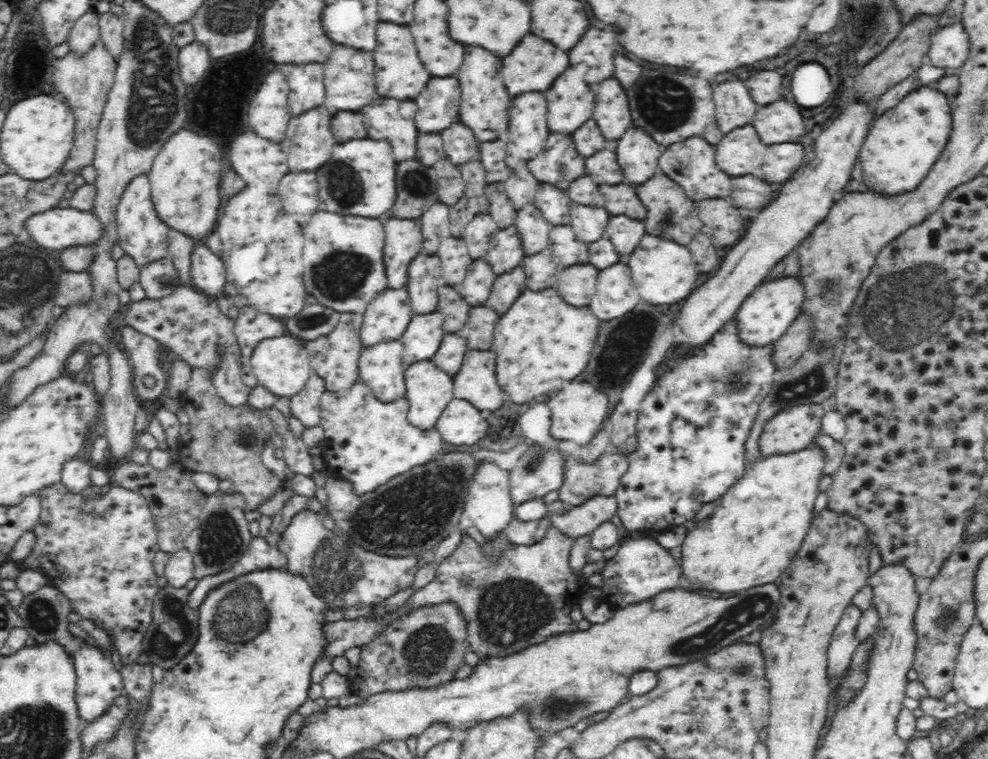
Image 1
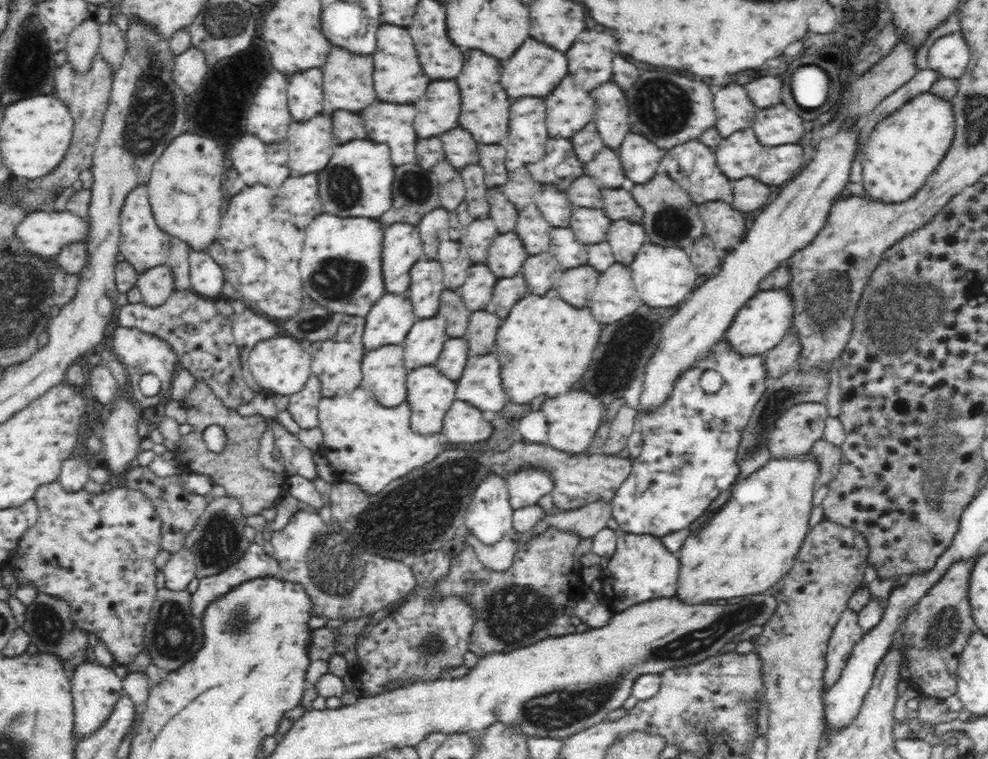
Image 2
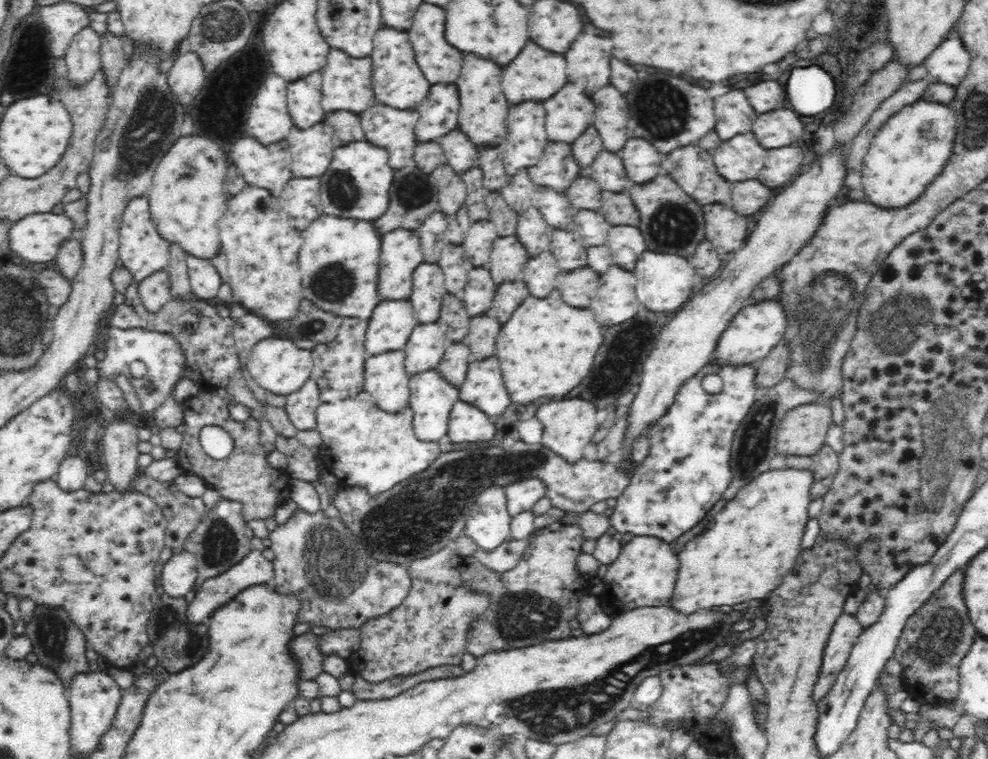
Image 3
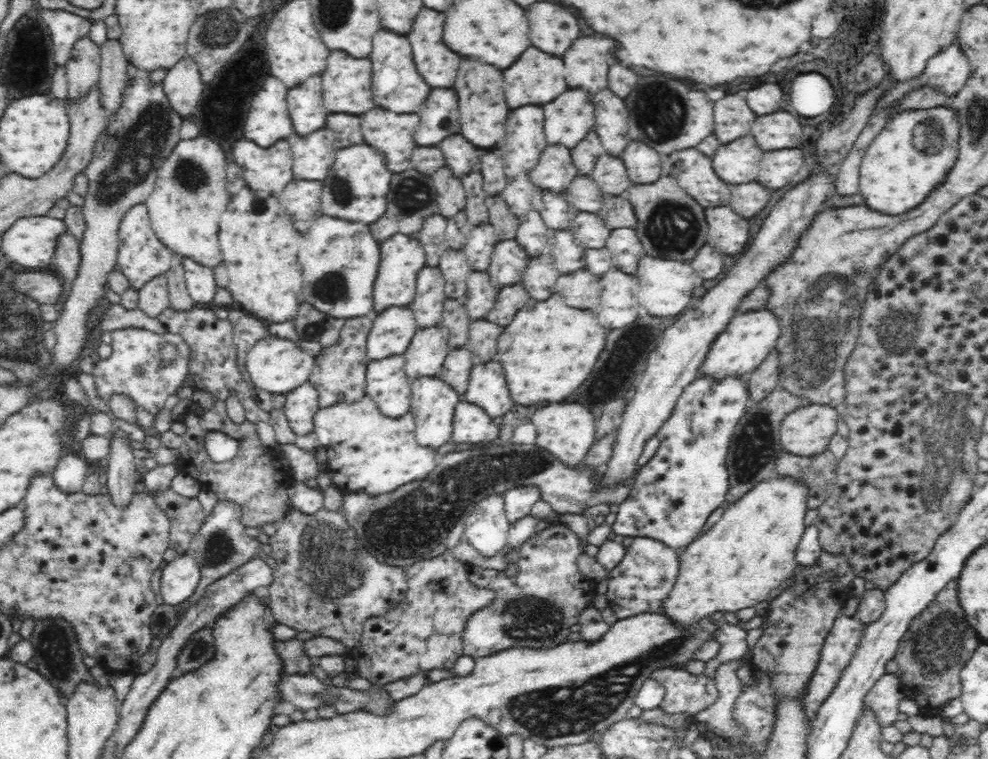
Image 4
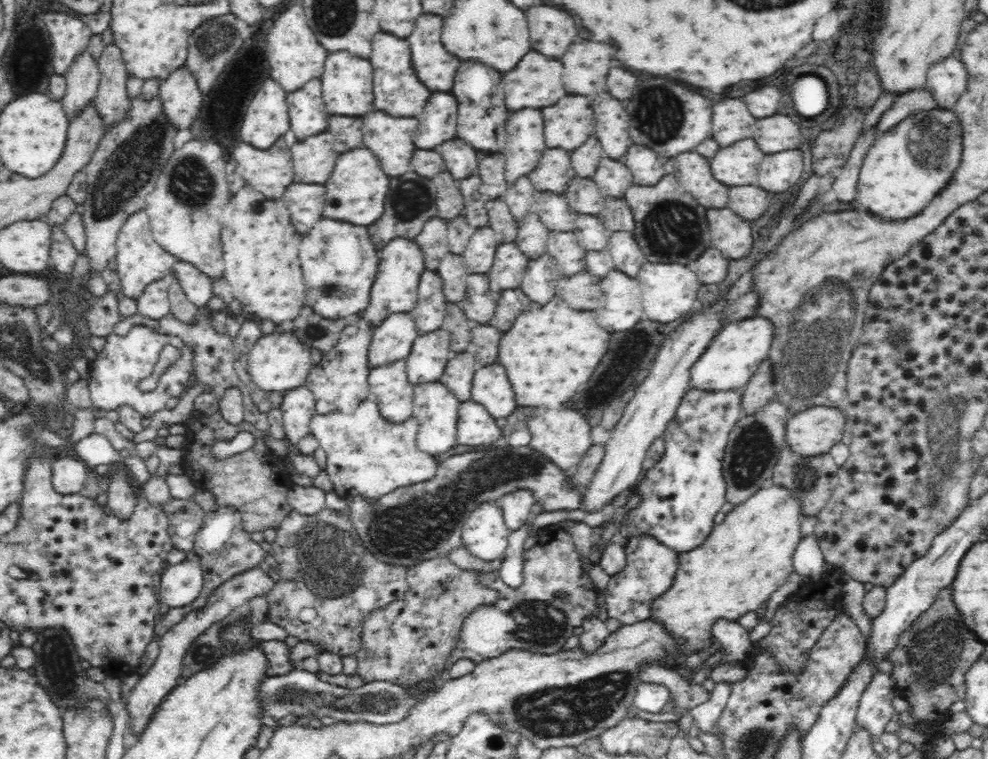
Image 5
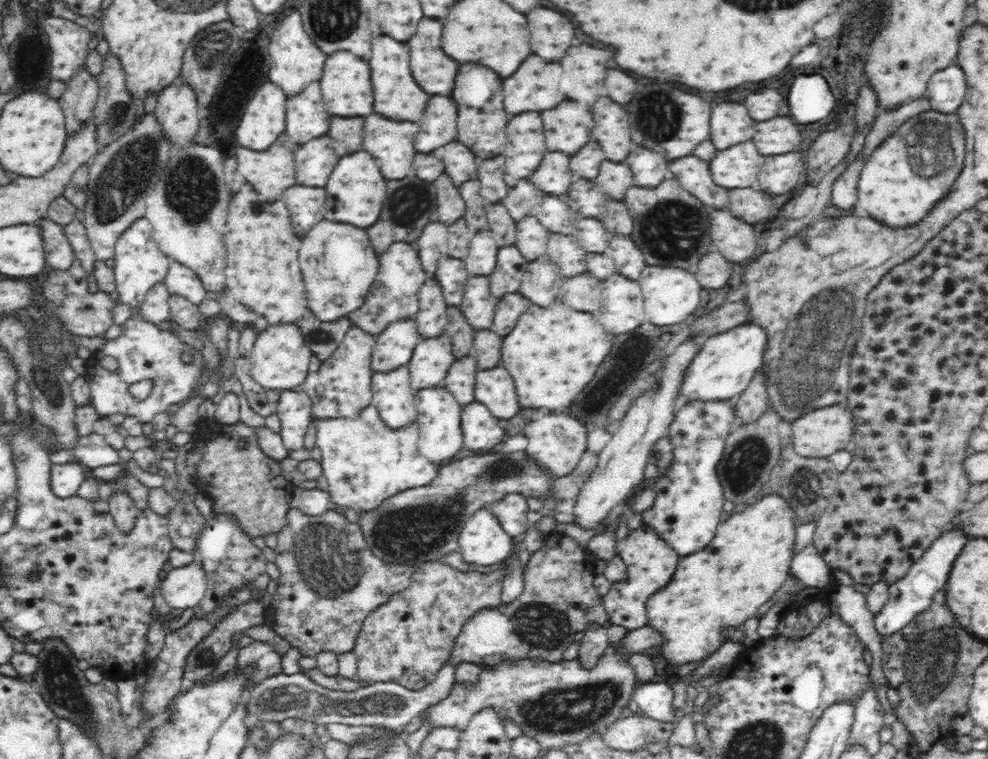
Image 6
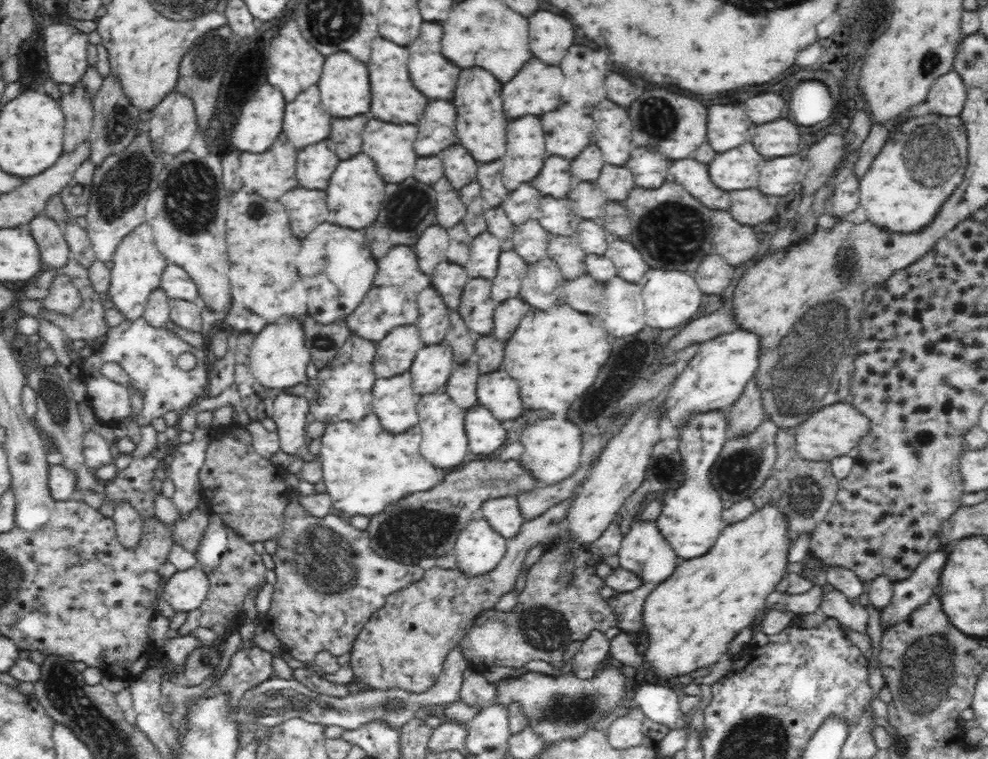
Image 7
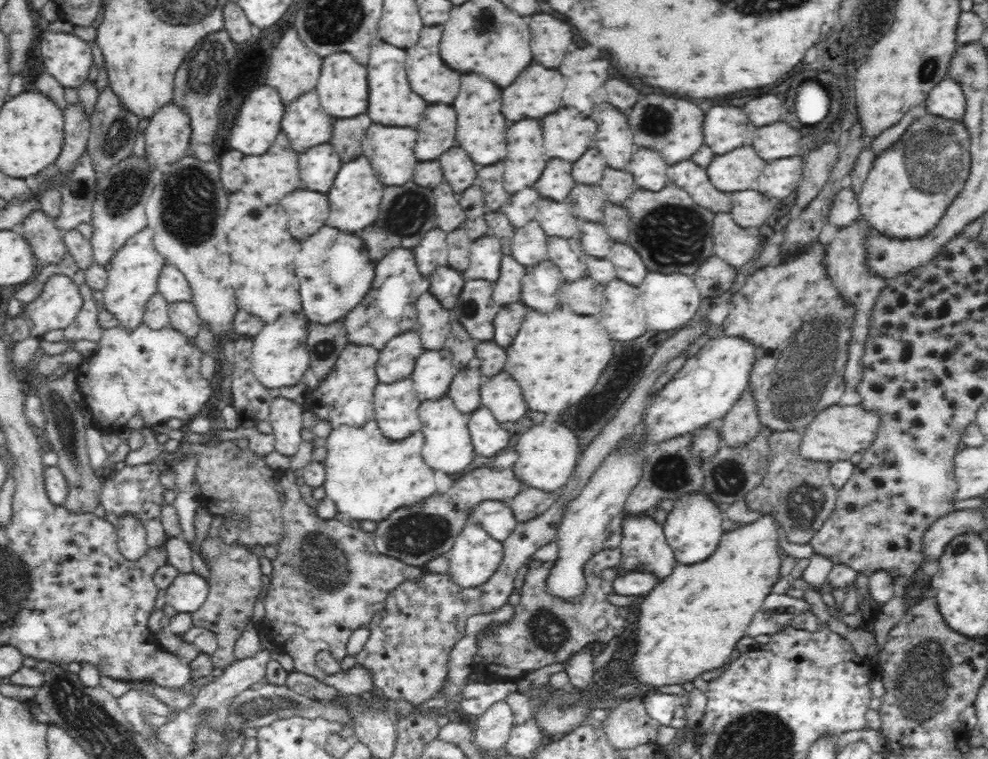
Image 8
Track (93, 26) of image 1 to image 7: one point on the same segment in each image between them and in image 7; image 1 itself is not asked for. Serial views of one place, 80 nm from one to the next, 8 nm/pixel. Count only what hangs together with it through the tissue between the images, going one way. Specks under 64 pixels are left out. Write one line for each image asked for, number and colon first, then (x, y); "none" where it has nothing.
2: (82, 47)
3: (82, 58)
4: (82, 70)
5: (83, 77)
6: (78, 102)
7: (78, 108)

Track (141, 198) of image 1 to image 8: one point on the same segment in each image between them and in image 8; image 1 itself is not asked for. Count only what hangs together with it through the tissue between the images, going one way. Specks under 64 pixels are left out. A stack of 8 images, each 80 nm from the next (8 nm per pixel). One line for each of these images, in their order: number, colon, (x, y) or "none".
2: (144, 245)
3: (142, 251)
4: (141, 256)
5: (140, 260)
6: (139, 264)
7: (138, 265)
8: (134, 271)

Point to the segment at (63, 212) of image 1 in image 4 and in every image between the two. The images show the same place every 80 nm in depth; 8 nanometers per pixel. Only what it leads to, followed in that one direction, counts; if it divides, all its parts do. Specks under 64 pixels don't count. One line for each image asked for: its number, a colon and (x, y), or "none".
2: (45, 233)
3: (36, 238)
4: (29, 243)

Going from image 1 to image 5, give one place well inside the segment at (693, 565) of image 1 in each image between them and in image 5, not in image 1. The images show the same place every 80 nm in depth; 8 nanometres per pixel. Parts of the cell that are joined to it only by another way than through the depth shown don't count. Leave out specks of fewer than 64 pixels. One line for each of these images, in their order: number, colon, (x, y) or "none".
2: (749, 544)
3: (754, 541)
4: (736, 564)
5: (743, 561)

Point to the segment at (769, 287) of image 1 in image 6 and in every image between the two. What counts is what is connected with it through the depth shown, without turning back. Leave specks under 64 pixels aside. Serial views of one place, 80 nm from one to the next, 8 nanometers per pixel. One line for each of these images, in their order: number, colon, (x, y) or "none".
2: (761, 323)
3: (757, 328)
4: (749, 337)
5: (734, 354)
6: (723, 369)

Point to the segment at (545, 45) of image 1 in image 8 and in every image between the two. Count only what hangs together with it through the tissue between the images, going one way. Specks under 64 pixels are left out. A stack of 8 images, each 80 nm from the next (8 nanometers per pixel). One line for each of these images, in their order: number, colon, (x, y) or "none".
2: (535, 70)
3: (536, 74)
4: (536, 78)
5: (535, 82)
6: (533, 87)
7: (532, 90)
8: (537, 91)

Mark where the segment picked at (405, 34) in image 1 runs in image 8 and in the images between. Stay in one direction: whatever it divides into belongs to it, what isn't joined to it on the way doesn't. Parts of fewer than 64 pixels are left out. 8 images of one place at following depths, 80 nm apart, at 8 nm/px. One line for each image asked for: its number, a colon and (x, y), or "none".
2: (397, 75)
3: (397, 80)
4: (397, 85)
5: (397, 90)
6: (396, 94)
7: (394, 98)
8: (391, 101)

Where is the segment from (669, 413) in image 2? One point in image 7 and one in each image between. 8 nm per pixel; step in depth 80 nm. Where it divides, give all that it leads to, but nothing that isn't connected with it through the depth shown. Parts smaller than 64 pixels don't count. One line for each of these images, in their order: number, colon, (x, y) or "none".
3: (687, 469)
4: (672, 495)
5: (681, 494)
6: (686, 514)
7: (691, 519)

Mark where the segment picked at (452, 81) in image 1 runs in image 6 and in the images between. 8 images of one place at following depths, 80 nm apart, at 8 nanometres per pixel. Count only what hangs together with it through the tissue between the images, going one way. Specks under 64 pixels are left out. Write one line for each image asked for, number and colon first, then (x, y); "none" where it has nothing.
2: (437, 111)
3: (439, 111)
4: (441, 109)
5: (439, 125)
6: (438, 125)

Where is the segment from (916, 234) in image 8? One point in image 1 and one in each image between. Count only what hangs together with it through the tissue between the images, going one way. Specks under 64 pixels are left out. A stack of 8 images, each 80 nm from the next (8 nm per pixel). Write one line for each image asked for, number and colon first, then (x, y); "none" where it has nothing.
1: (902, 146)
2: (903, 150)
3: (909, 151)
4: (914, 152)
5: (906, 167)
6: (915, 167)
7: (919, 168)

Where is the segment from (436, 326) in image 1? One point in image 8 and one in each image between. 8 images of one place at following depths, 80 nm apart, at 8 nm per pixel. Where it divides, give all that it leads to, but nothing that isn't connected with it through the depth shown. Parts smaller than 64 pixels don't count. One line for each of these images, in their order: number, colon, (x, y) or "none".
2: (423, 344)
3: (425, 348)
4: (425, 356)
5: (430, 353)
6: (433, 356)
7: (433, 364)
8: (434, 370)

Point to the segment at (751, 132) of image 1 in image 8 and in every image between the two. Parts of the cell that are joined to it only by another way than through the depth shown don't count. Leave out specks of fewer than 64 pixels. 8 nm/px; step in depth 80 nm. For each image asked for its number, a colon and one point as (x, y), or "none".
2: (739, 155)
3: (740, 158)
4: (738, 162)
5: (737, 165)
6: (738, 167)
7: (738, 169)
8: (738, 170)

